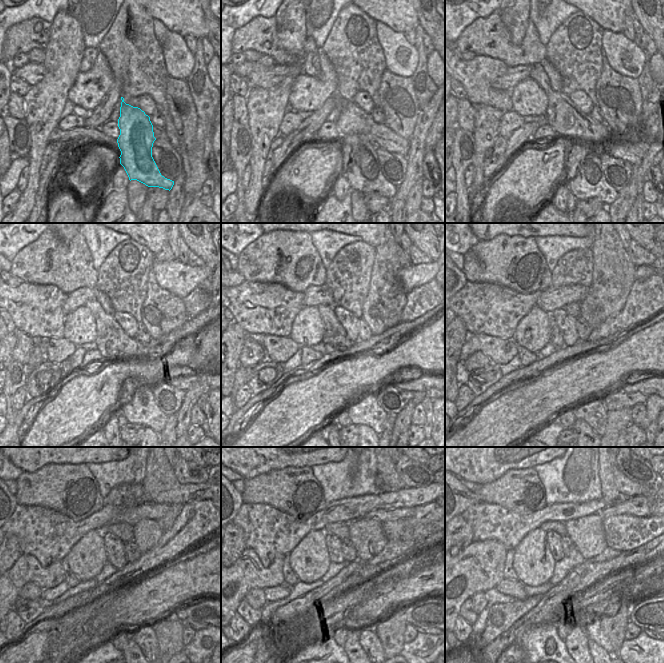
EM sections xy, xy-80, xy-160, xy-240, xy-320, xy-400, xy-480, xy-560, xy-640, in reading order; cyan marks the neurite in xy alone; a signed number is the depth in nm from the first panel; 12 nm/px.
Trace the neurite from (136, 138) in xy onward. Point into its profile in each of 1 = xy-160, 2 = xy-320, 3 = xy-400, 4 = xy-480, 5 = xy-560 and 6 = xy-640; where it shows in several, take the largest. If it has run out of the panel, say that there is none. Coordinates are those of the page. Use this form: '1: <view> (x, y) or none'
1: xy-160 (588, 180)
2: xy-320 (365, 410)
3: xy-400 (592, 411)
4: xy-480 (145, 637)
5: xy-560 (369, 641)
6: xy-640 (595, 650)

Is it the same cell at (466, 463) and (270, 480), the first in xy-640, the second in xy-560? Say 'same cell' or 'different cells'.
different cells

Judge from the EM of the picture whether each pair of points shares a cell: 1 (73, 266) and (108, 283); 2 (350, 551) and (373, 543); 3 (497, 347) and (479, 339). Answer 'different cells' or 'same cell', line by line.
1: different cells
2: different cells
3: same cell

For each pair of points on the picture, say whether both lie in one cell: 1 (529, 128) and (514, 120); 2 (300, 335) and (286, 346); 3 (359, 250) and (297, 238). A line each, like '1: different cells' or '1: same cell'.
1: different cells
2: different cells
3: different cells

